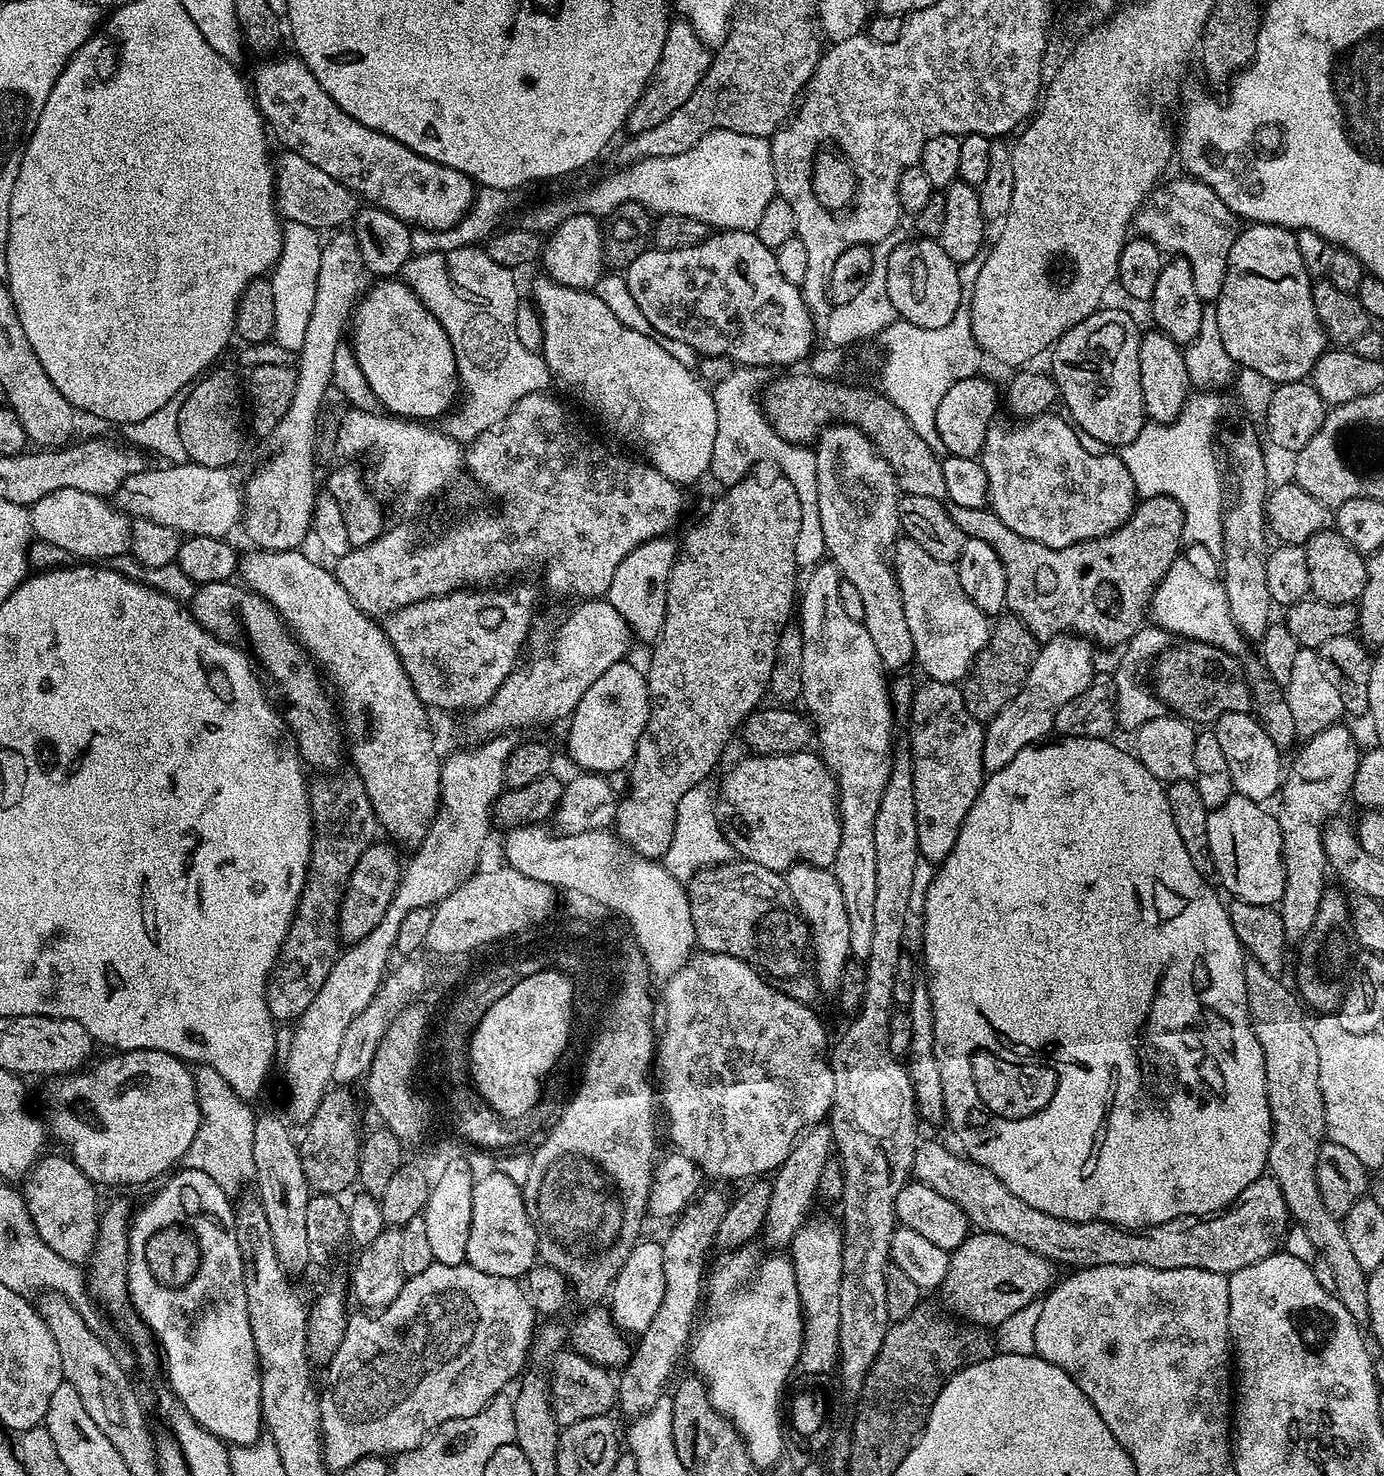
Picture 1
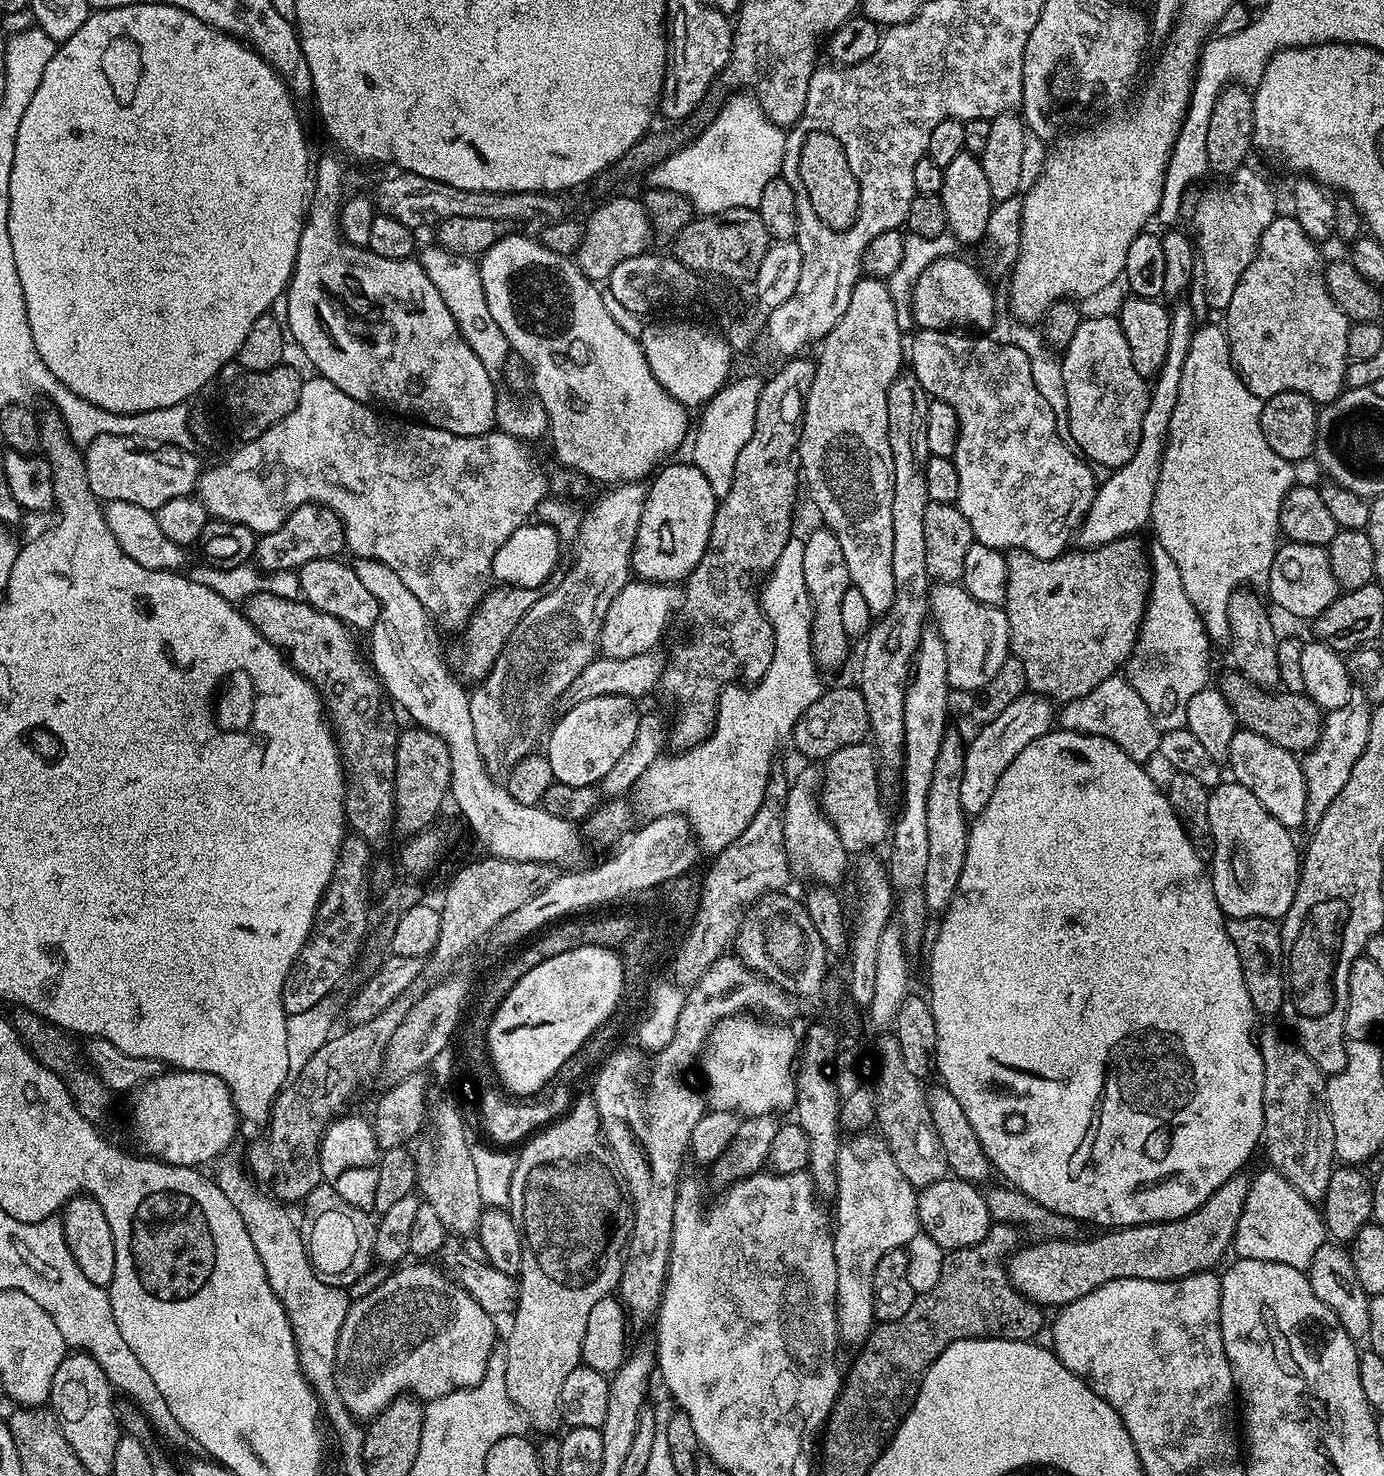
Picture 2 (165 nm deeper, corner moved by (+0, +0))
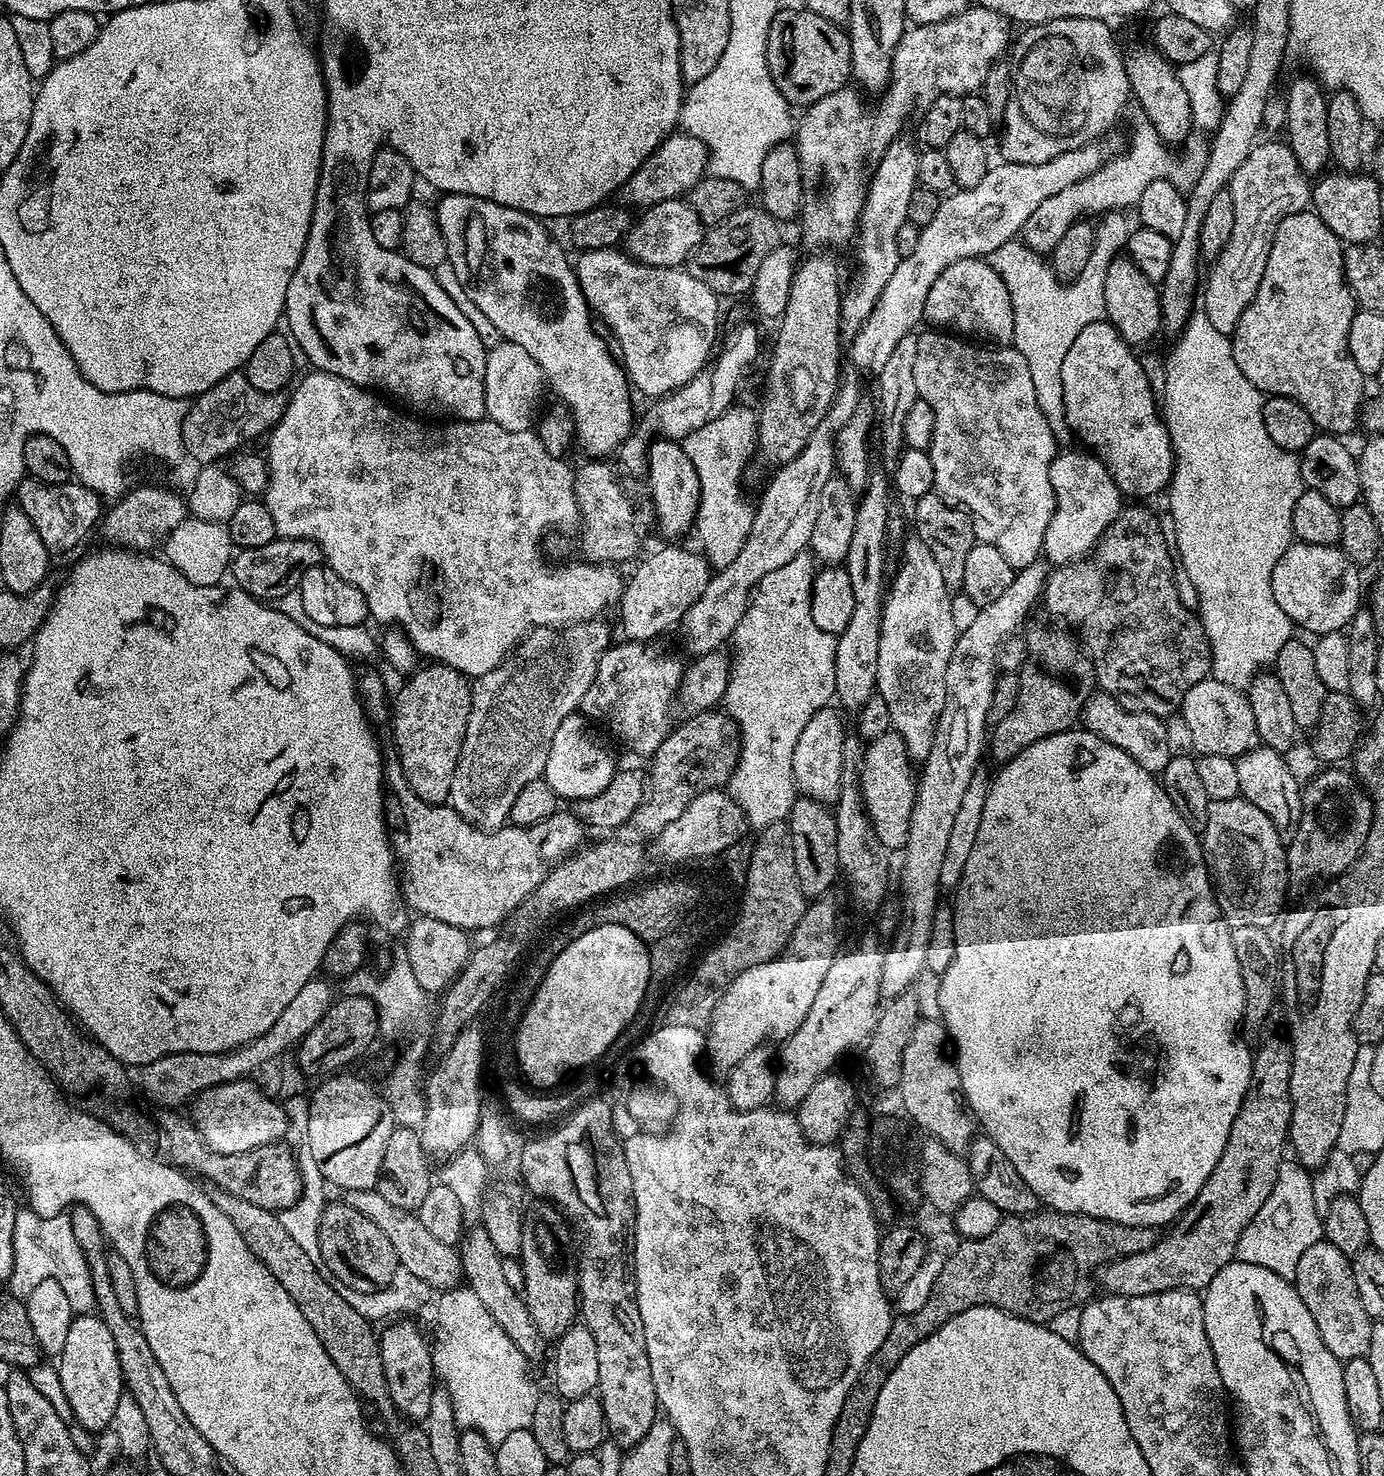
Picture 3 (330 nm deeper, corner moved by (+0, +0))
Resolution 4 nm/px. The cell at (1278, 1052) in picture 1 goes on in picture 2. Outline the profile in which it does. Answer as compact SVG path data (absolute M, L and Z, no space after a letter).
M1276 1032L1259 1033L1258 1047L1264 1063L1264 1135L1262 1152L1268 1155L1267 1162L1279 1171L1290 1184L1313 1202L1323 1201L1326 1190L1330 1186L1332 1169L1338 1157L1334 1146L1334 1126L1328 1113L1326 1099L1326 1076L1320 1067L1306 1054L1299 1043L1287 1040Z

